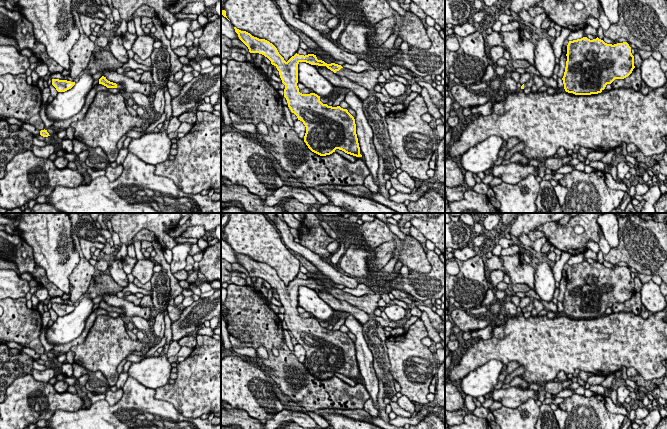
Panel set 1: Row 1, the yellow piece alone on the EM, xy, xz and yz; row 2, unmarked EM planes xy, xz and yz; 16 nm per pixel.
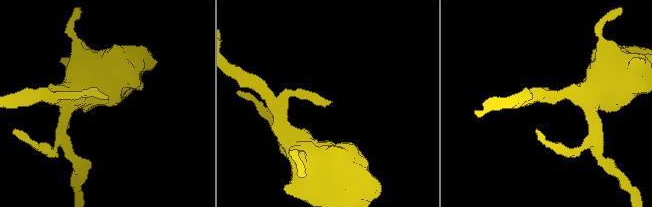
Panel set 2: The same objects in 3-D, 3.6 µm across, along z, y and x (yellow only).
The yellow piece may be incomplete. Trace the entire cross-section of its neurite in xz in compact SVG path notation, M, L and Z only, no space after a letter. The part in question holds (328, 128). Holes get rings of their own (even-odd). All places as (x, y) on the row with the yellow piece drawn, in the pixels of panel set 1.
M236 27L234 29L250 53L264 55L277 68L282 83L285 85L284 97L288 107L306 127L304 142L312 152L320 156L330 155L339 149L347 154L362 157L356 134L355 119L347 109L323 104L320 101L320 96L315 93L300 93L297 86L298 64L306 62L311 65L326 66L337 75L347 77L369 90L371 95L362 103L364 114L373 130L373 143L377 153L384 160L385 174L391 176L396 171L395 155L390 148L386 122L388 113L384 104L374 96L374 88L379 84L380 69L356 73L341 65L327 64L318 60L314 54L304 56L296 53L286 62L277 48L269 41L254 37Z

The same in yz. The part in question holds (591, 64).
M587 37L569 41L567 45L567 61L564 76L562 78L564 89L575 95L591 95L601 93L607 84L615 79L628 77L634 66L634 56L627 42L607 44L603 40L590 40Z

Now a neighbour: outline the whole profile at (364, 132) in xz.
M349 91L346 94L344 101L346 101L350 108L356 113L354 119L361 155L370 171L370 175L374 179L375 184L379 185L379 158L373 143L373 130L364 114L363 100L361 100L353 91Z

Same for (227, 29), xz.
M221 14L221 34L225 35L229 39L239 39L238 34L235 32L232 23Z

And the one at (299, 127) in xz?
M296 120L294 121L294 127L293 130L297 133L297 135L301 138L304 139L305 133L306 133L306 127L303 124L302 121Z

